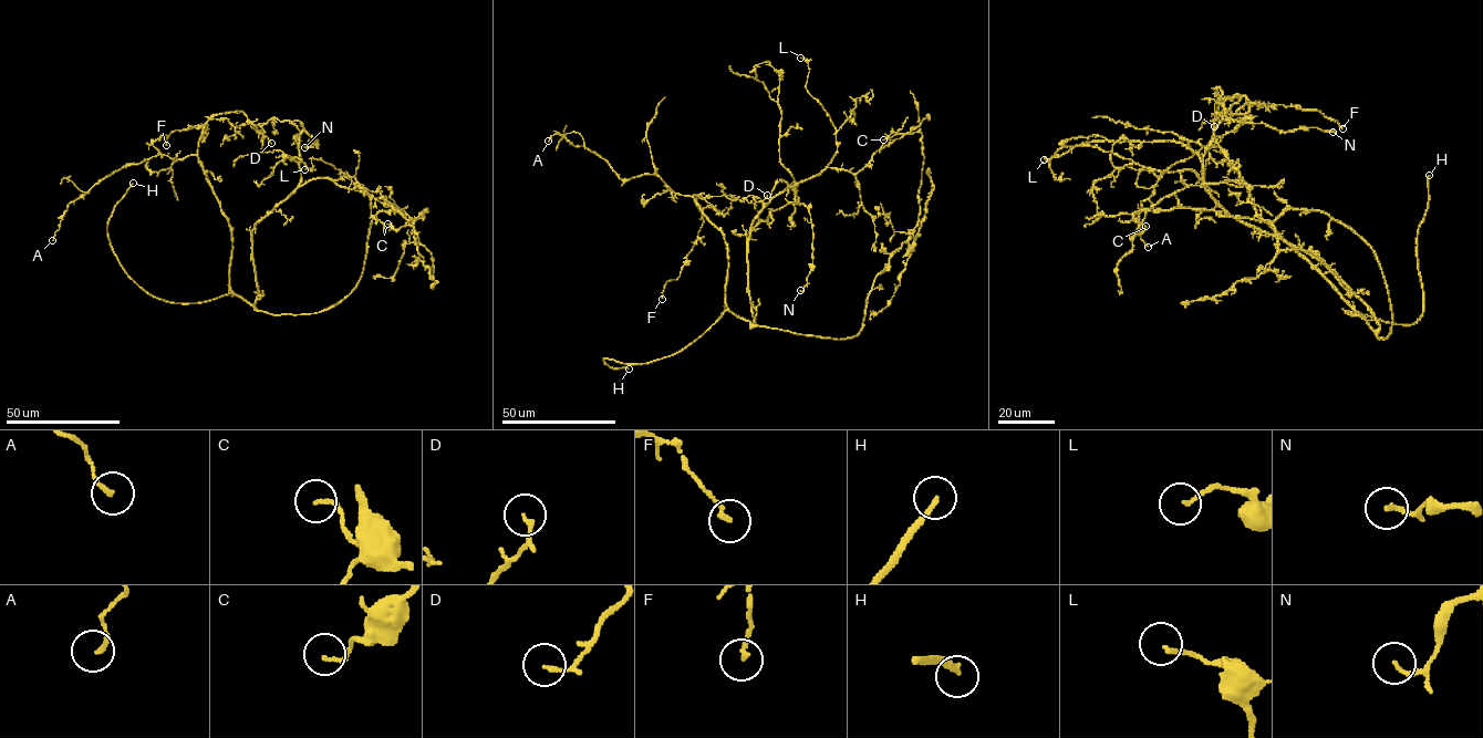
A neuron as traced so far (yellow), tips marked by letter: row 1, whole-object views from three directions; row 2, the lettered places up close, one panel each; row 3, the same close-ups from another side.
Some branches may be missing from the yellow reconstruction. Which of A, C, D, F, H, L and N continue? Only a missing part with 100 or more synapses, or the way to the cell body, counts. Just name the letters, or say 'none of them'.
H

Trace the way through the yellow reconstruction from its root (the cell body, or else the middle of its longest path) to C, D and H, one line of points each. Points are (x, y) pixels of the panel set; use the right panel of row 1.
C: (1376, 333), (1392, 322), (1380, 266), (1326, 214), (1136, 211), (1137, 231), (1146, 226)
D: (1376, 333), (1258, 215), (1244, 180), (1214, 137), (1219, 86), (1222, 96), (1214, 107), (1223, 115), (1214, 126)
H: (1376, 333), (1357, 312), (1402, 324), (1411, 324), (1422, 314), (1417, 235), (1428, 208), (1429, 175)

